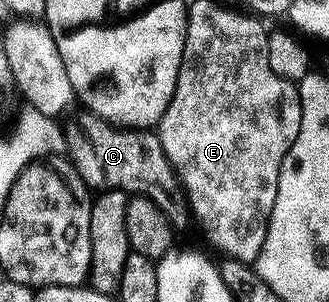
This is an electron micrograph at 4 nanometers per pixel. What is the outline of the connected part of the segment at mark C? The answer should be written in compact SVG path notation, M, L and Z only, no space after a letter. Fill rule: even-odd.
M87 115L84 121L72 123L67 145L71 148L69 157L76 171L92 190L121 189L128 195L148 197L165 211L176 230L182 231L186 227L189 202L179 176L159 142L158 132L116 127L99 117Z

